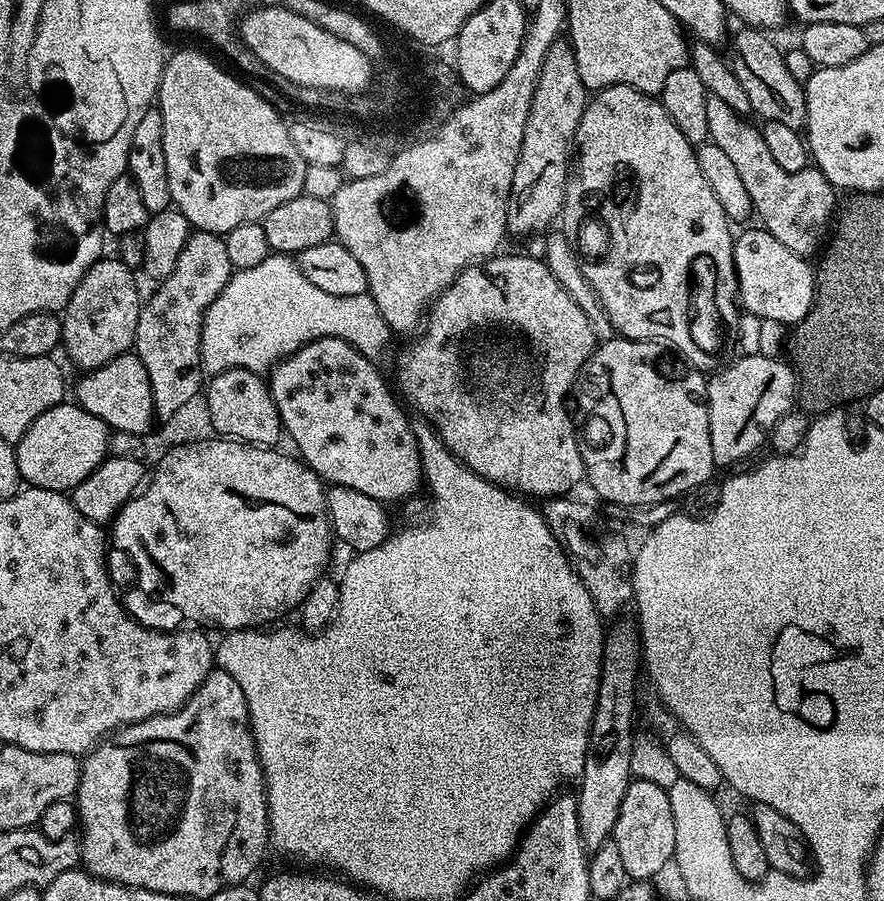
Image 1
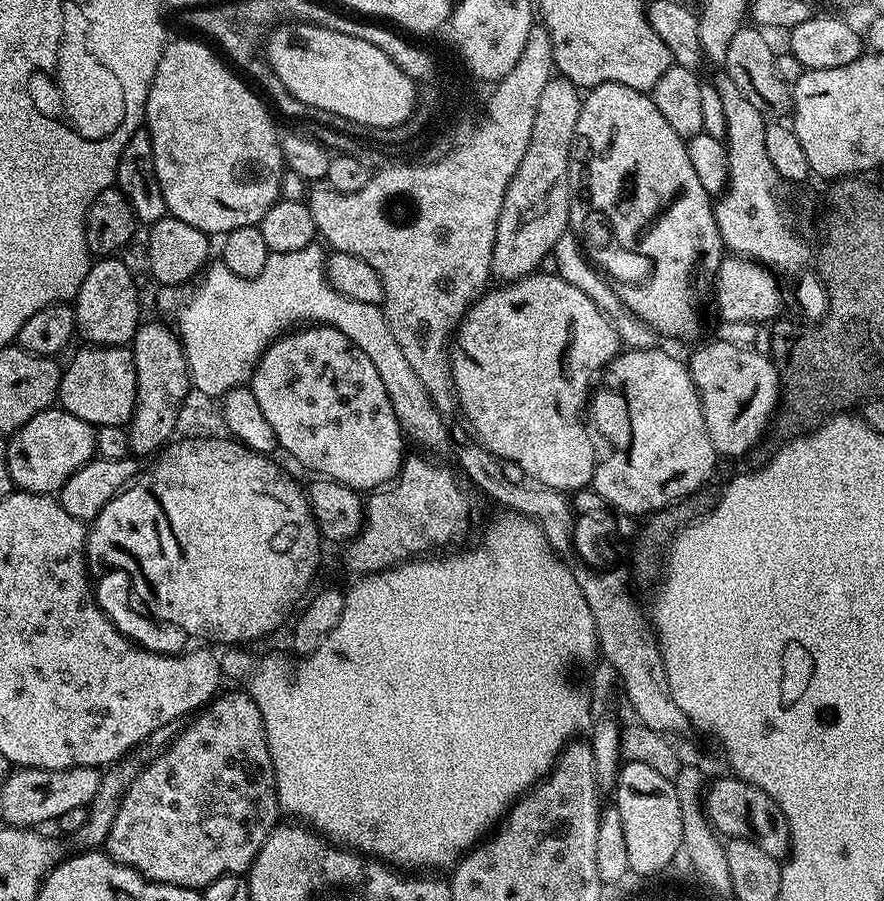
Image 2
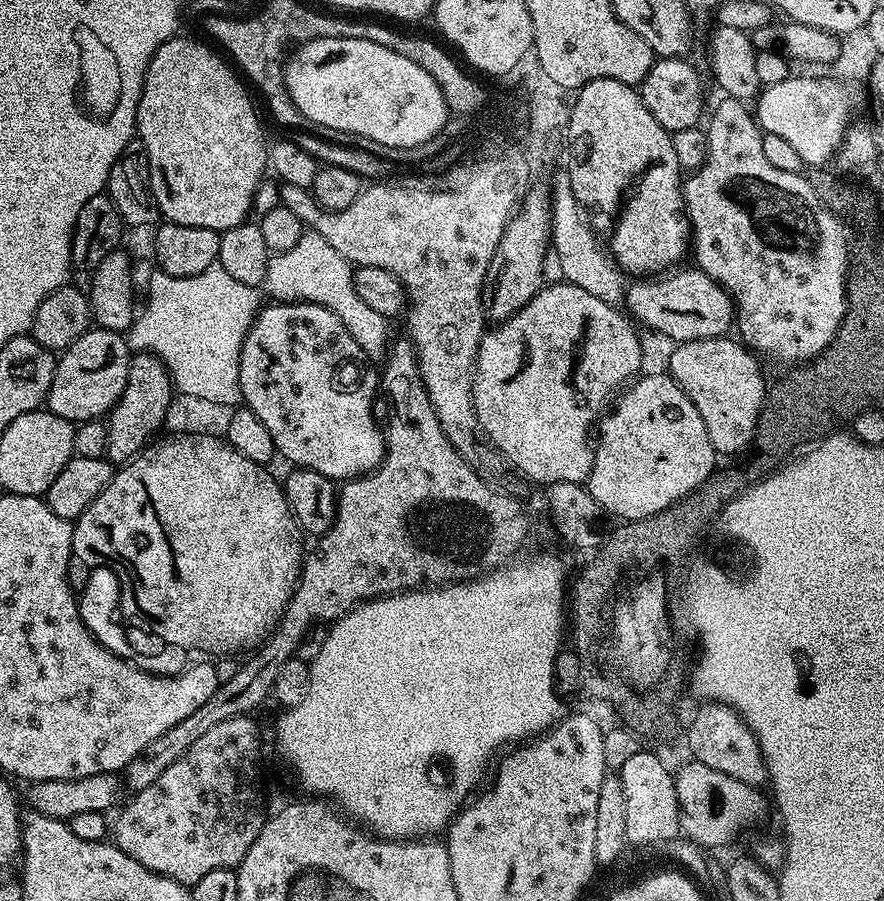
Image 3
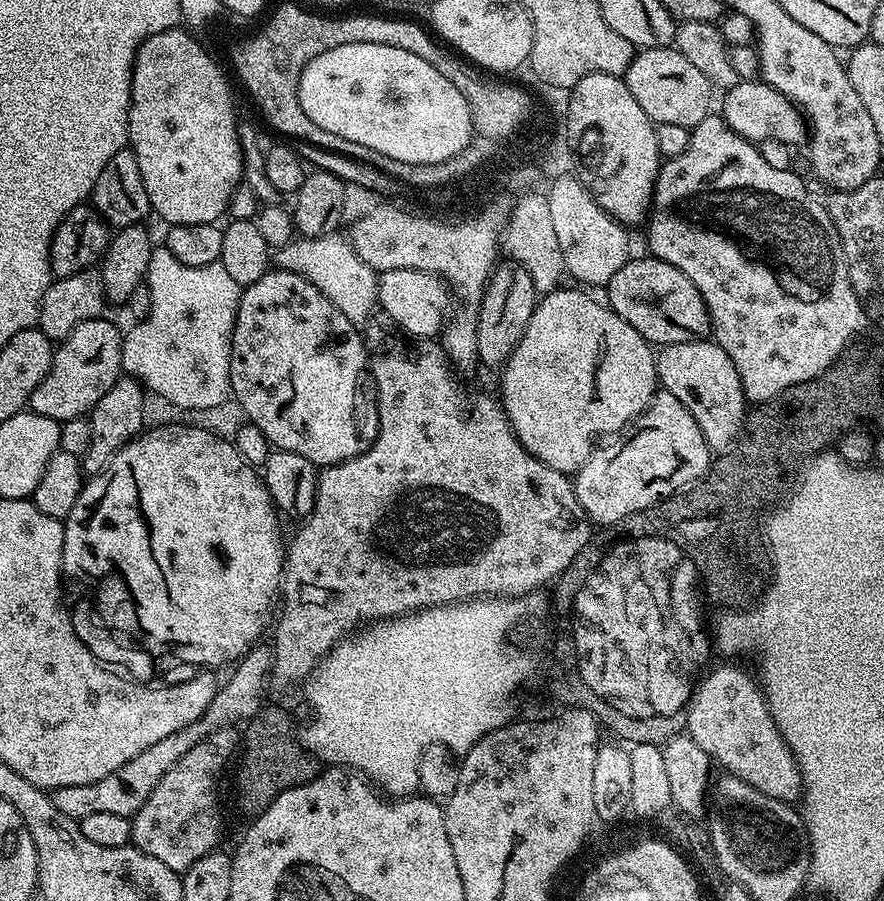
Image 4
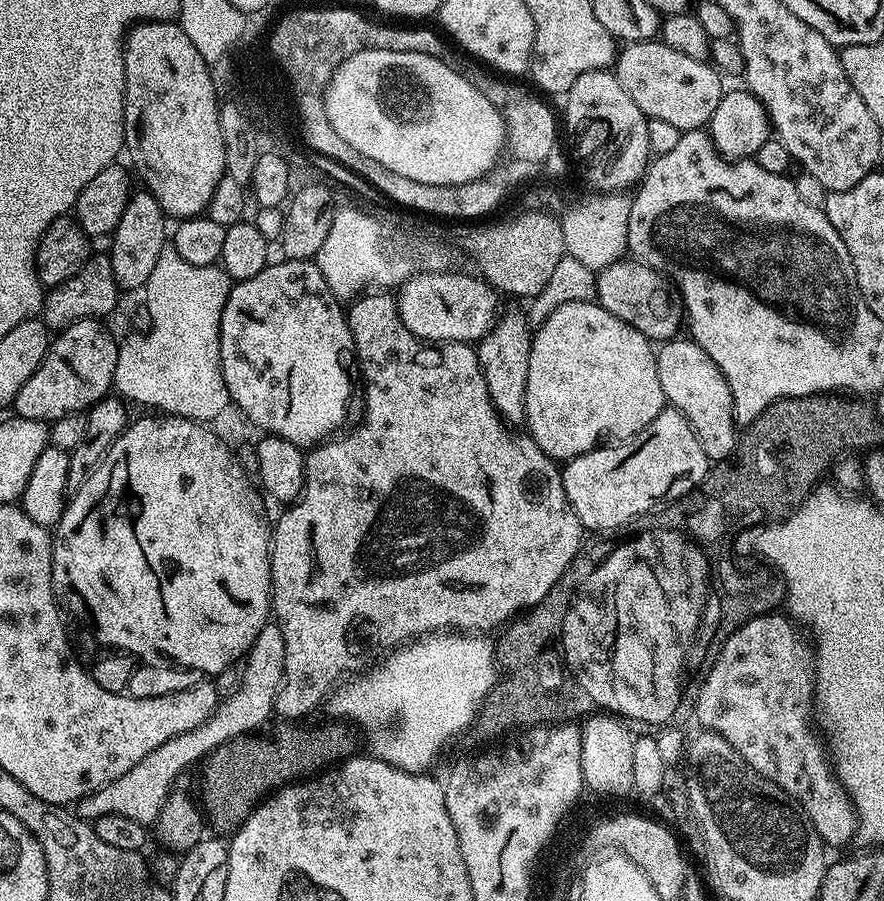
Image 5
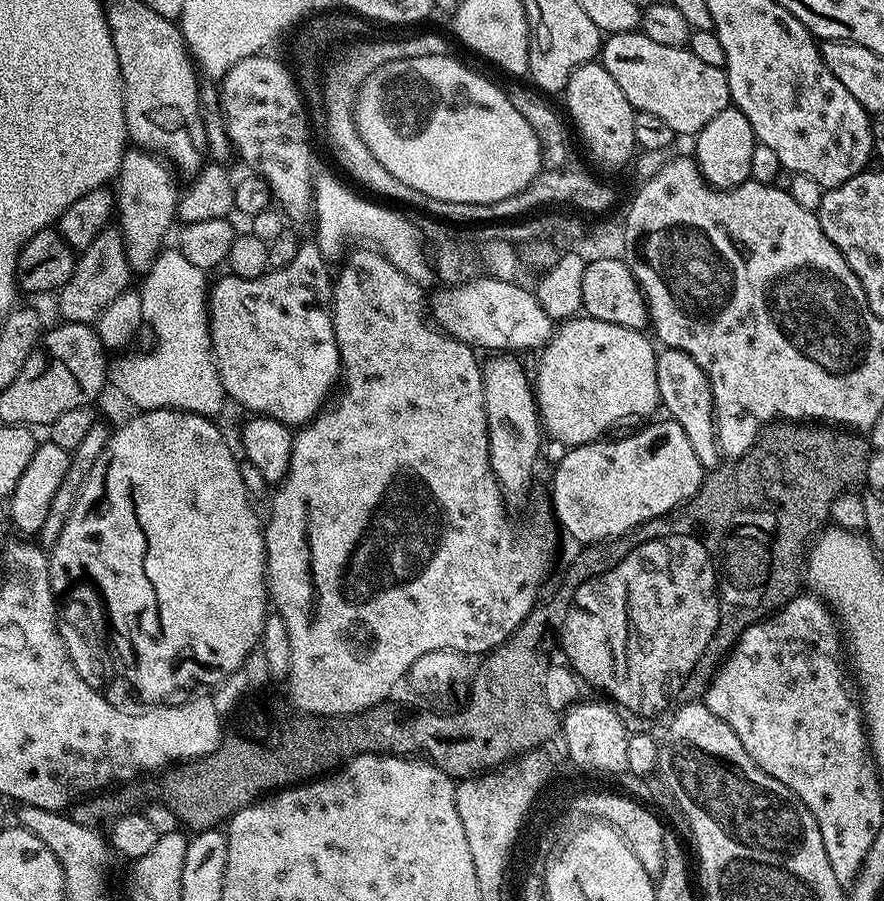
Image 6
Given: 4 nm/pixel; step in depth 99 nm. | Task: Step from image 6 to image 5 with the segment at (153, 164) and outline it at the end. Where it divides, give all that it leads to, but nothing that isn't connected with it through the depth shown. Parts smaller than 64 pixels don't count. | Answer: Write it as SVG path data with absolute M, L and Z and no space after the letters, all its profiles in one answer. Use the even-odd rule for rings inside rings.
M147 190L133 191L132 197L126 202L122 222L118 222L110 237L112 269L116 283L121 289L143 289L154 270L154 265L158 262L158 254L162 254L162 250L166 247L164 223L166 223L164 211L155 197Z

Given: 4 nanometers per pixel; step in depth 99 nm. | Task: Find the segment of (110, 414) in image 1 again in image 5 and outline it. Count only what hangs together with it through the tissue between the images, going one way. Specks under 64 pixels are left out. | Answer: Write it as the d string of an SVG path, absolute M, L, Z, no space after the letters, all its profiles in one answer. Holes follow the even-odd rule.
M99 319L79 320L68 328L57 331L48 345L48 353L42 358L38 370L14 401L15 415L51 422L66 414L87 413L93 404L113 391L114 366L118 366L117 337L112 337L103 328Z

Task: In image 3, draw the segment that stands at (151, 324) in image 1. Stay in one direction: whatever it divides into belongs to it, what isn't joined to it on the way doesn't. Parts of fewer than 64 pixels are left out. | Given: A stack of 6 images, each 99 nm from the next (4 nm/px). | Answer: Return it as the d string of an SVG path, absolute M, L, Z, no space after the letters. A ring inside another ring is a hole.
M151 352L135 353L128 367L126 386L122 390L118 402L106 417L108 426L107 459L111 460L113 465L127 464L141 450L148 447L150 441L157 435L155 432L164 428L166 410L170 406L173 395L172 379L164 363Z

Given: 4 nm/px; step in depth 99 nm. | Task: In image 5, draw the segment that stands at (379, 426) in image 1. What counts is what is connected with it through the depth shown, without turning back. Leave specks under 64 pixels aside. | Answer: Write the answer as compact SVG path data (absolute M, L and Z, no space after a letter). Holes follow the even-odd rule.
M315 259L311 260L285 260L280 264L269 263L254 278L237 280L229 287L226 306L222 310L222 322L220 323L220 365L222 366L222 378L226 382L228 399L236 404L246 414L250 414L250 422L261 433L269 436L281 436L286 442L294 442L301 446L315 446L331 437L337 431L336 427L344 420L344 407L352 396L352 380L348 377L348 367L354 364L354 349L352 347L352 331L348 325L348 318L341 301L326 286L326 278L322 278L322 270L318 270Z

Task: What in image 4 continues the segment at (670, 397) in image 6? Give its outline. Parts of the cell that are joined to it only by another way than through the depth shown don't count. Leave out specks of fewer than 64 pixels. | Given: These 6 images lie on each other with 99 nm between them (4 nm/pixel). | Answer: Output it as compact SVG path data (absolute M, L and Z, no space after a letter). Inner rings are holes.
M711 339L663 345L655 353L656 379L665 392L674 394L698 422L702 438L713 453L723 454L736 443L746 419L746 401L738 370L728 355Z

